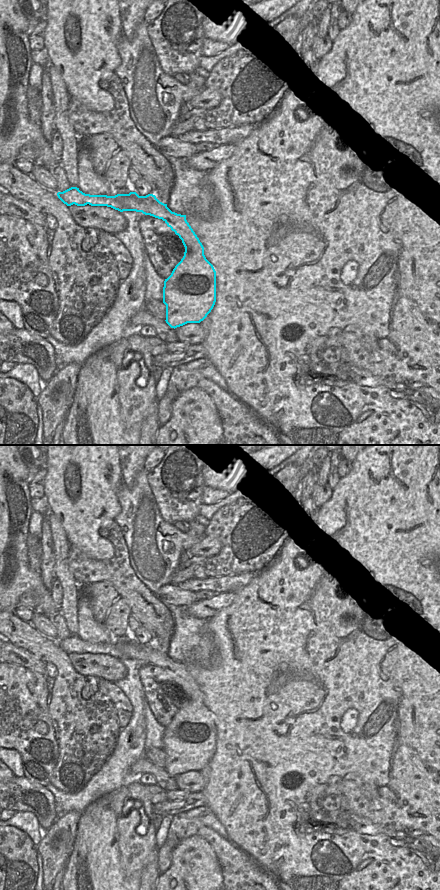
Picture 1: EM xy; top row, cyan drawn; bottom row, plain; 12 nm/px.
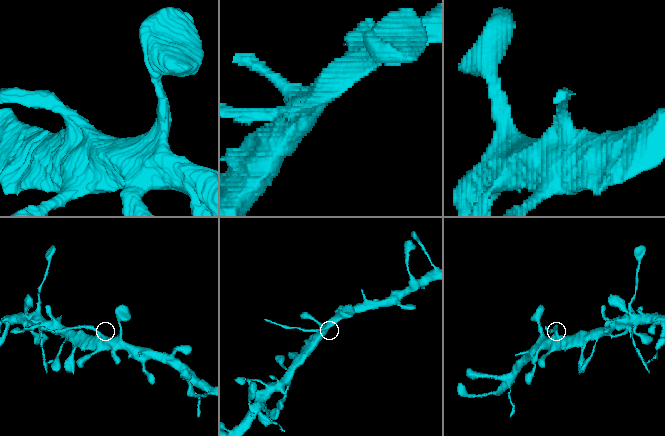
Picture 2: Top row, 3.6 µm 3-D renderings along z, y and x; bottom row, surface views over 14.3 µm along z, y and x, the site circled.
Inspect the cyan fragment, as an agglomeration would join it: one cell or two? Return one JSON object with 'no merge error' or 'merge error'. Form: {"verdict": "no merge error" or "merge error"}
{"verdict": "merge error"}

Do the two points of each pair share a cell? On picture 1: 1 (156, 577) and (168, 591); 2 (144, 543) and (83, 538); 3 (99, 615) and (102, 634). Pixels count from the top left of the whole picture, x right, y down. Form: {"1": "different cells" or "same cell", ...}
{"1": "different cells", "2": "different cells", "3": "different cells"}

